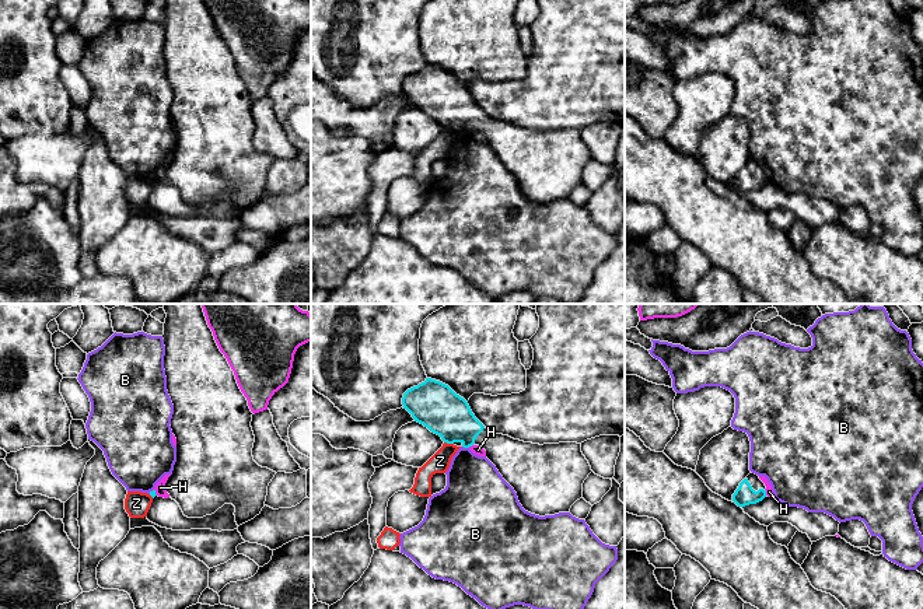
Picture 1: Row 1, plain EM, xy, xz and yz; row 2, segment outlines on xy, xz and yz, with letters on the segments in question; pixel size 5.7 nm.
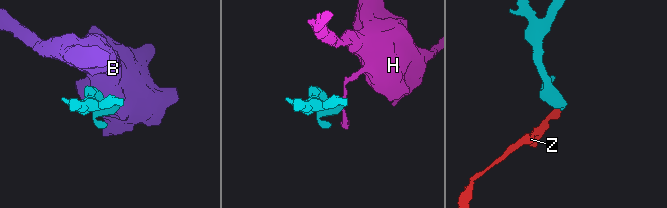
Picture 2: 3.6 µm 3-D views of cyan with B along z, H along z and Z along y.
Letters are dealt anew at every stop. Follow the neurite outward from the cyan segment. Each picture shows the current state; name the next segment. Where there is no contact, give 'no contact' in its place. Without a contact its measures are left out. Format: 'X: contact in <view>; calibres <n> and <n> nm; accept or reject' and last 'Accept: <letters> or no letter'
B: contact in xz; calibres 260 and 340 nm; reject
H: contact in yz; calibres 110 and 50 nm; reject
Z: contact in xz; calibres 260 and 110 nm; reject
Accept: no letter

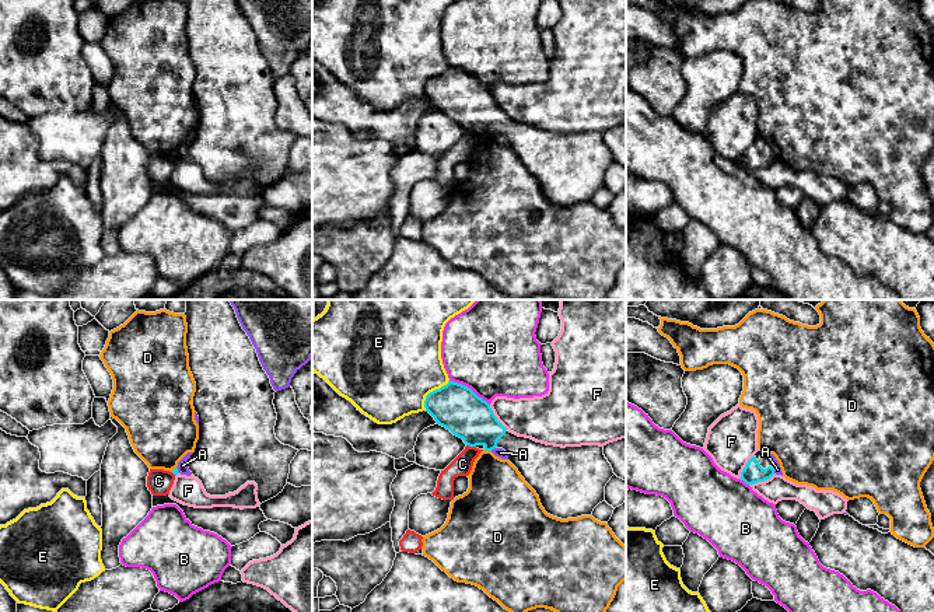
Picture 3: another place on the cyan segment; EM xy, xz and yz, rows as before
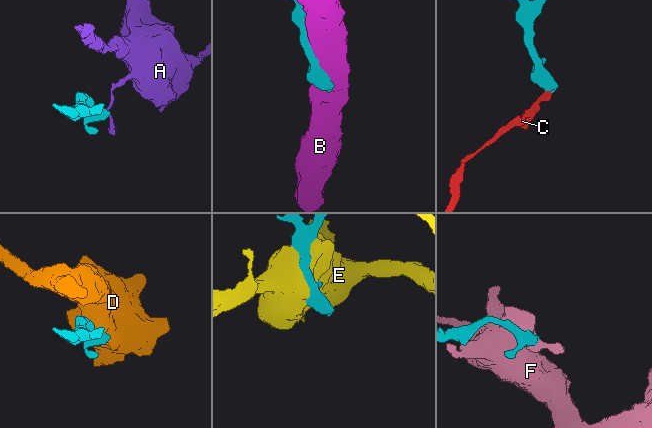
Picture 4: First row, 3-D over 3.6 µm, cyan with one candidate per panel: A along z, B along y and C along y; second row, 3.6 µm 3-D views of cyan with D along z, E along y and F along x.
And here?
A: contact in yz; calibres 110 and 50 nm; reject
B: contact in xz; calibres 260 and 480 nm; reject
C: contact in xz; calibres 260 and 110 nm; reject
D: contact in xz; calibres 260 and 340 nm; reject
E: contact in xz; calibres 260 and 480 nm; reject
F: contact in yz; calibres 110 and 300 nm; reject
Accept: no letter

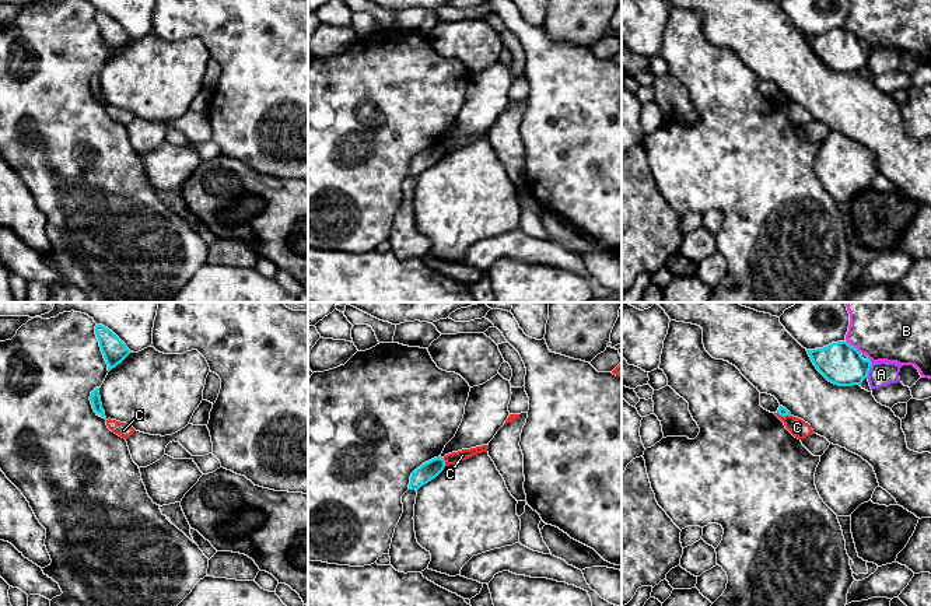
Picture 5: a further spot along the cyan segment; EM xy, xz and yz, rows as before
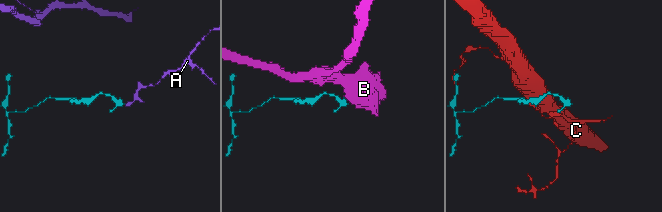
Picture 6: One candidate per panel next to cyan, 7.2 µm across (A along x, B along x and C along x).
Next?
A: contact in yz; calibres 240 and 140 nm; reject
B: contact in yz; calibres 240 and 280 nm; reject
C: contact in xz; calibres 110 and 70 nm; reject
Accept: no letter

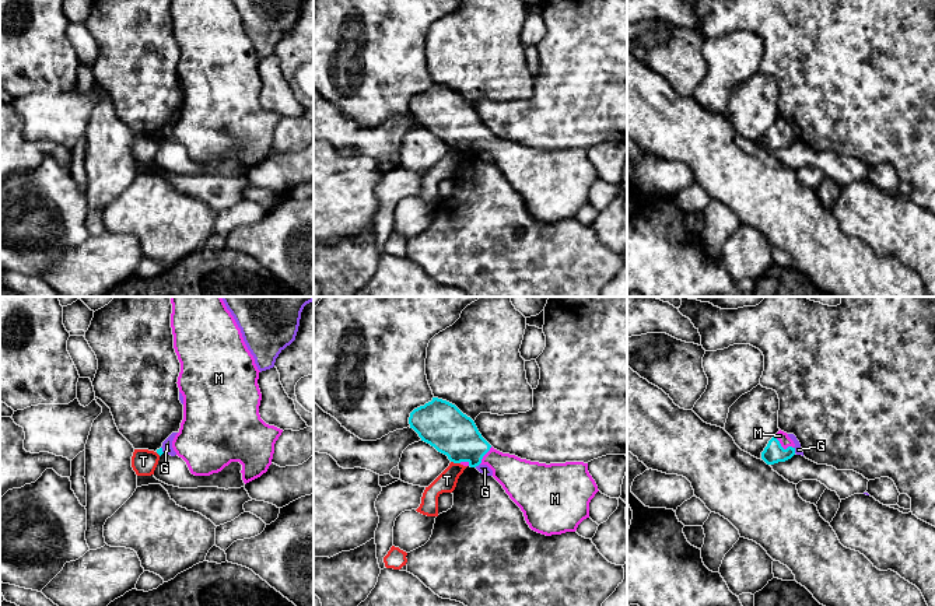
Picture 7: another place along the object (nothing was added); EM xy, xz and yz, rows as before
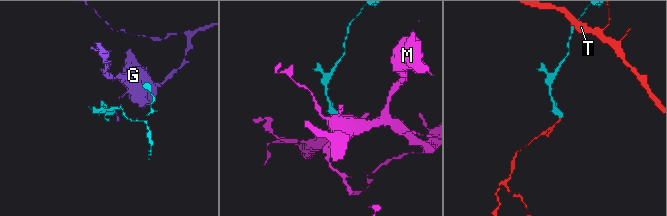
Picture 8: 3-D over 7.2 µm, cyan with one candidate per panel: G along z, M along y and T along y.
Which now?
G: contact in yz; calibres 110 and 50 nm; reject
M: contact in yz; calibres 110 and 70 nm; accept
T: contact in xz; calibres 260 and 110 nm; reject
Accept: M

